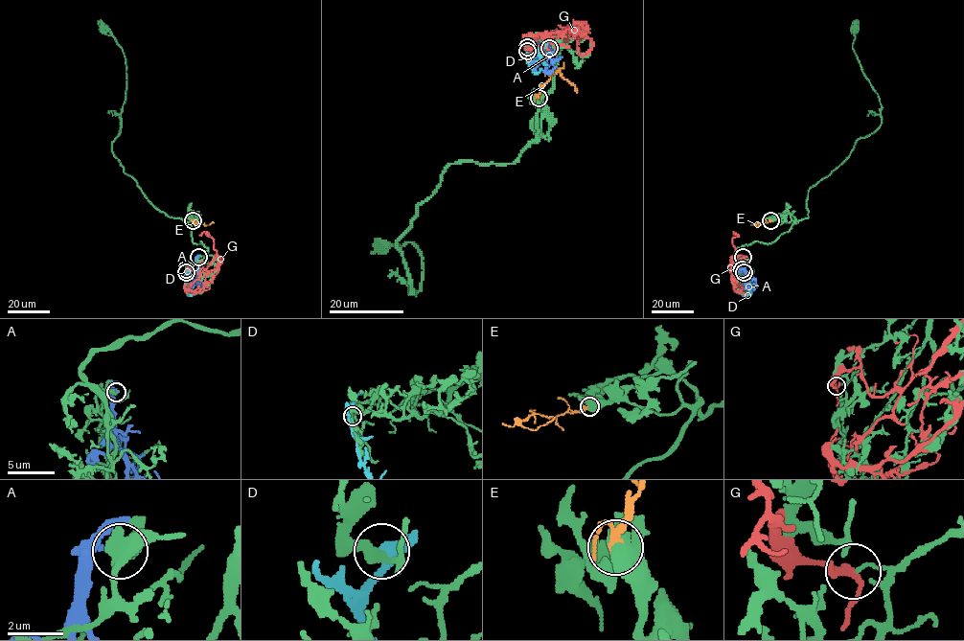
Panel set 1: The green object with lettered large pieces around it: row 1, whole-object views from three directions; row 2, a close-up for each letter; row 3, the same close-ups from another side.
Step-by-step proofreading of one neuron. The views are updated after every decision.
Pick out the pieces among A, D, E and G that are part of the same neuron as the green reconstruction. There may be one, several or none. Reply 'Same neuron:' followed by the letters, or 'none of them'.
Same neuron: none of them

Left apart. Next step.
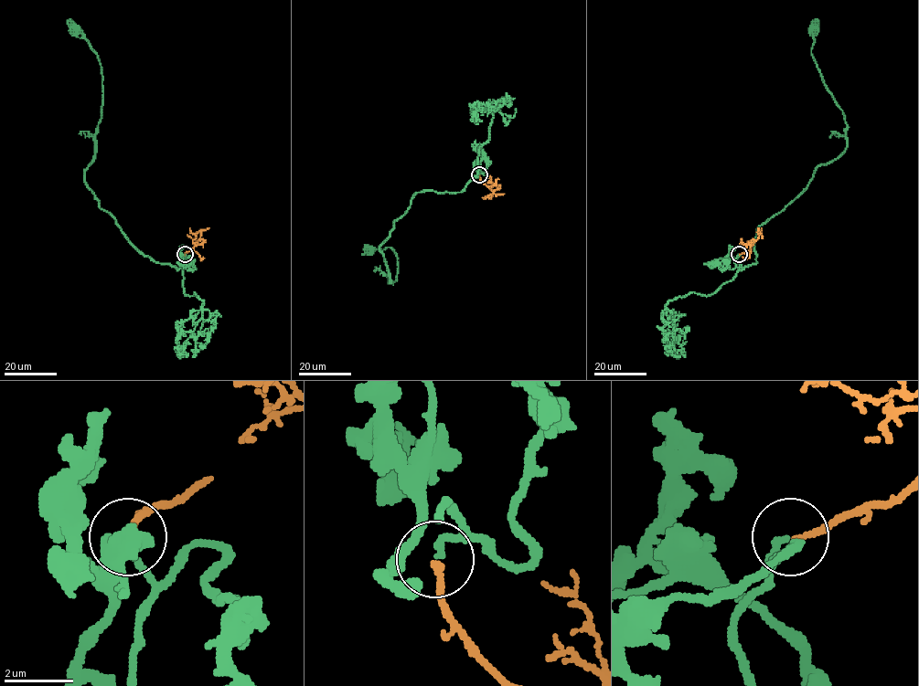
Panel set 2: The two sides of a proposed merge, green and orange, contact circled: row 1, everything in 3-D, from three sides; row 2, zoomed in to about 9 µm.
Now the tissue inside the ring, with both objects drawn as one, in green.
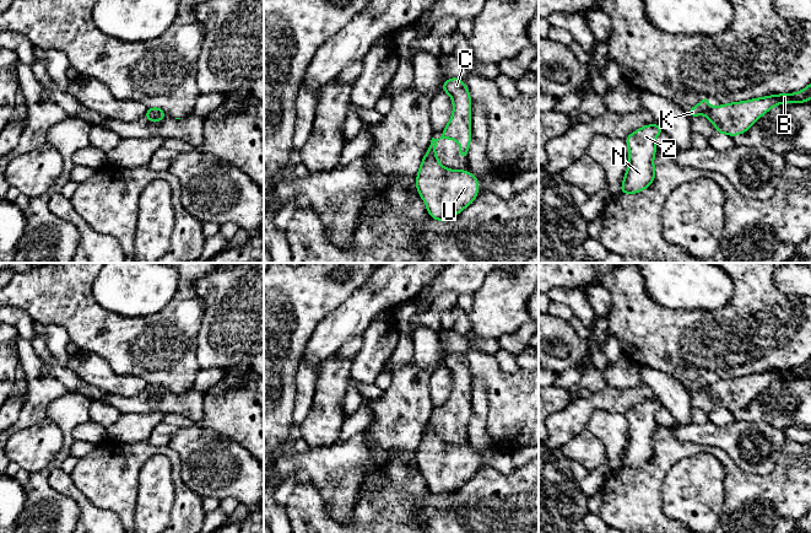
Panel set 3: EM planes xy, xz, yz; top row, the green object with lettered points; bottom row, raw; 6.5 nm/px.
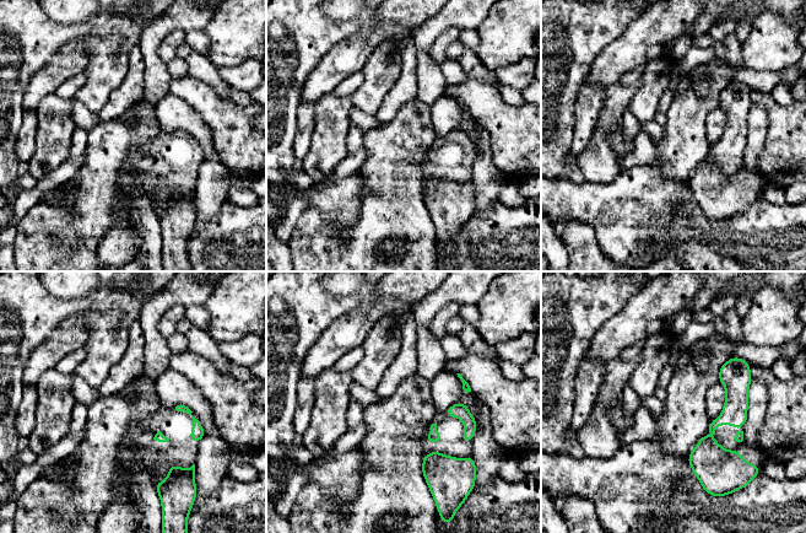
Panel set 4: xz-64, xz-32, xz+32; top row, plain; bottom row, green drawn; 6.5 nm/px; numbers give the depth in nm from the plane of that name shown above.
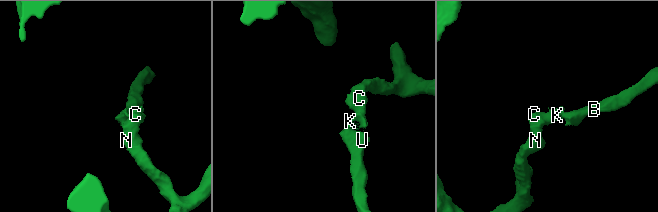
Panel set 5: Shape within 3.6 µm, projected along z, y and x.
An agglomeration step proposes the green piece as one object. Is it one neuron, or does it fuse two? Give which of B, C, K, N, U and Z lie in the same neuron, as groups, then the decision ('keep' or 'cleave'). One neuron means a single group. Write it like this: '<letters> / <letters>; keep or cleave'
B U / C K N Z; cleave

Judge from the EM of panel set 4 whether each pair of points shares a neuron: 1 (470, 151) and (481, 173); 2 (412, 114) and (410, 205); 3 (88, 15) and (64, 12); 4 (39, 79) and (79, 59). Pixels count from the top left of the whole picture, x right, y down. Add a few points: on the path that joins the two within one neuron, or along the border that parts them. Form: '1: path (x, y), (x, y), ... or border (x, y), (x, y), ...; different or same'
1: border (476, 146), (472, 177), (470, 179); different
2: path (409, 136), (407, 183); same
3: path (82, 12), (70, 12); same
4: path (49, 77), (69, 62); same

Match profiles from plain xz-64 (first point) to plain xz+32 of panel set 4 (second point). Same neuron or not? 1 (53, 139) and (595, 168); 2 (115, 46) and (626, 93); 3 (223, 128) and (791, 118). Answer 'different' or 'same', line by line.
1: same
2: different
3: same

